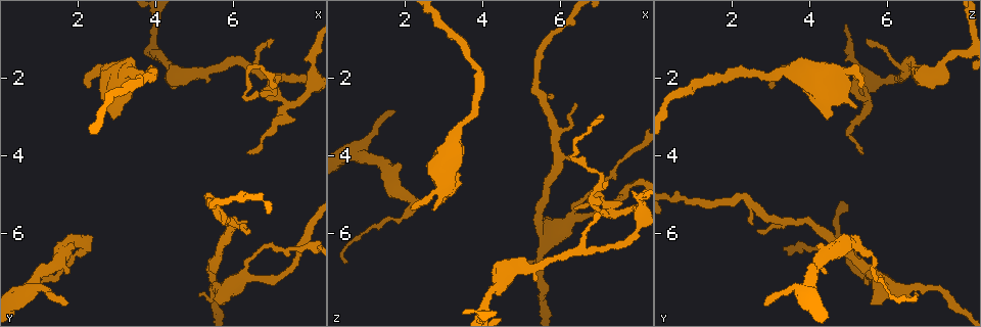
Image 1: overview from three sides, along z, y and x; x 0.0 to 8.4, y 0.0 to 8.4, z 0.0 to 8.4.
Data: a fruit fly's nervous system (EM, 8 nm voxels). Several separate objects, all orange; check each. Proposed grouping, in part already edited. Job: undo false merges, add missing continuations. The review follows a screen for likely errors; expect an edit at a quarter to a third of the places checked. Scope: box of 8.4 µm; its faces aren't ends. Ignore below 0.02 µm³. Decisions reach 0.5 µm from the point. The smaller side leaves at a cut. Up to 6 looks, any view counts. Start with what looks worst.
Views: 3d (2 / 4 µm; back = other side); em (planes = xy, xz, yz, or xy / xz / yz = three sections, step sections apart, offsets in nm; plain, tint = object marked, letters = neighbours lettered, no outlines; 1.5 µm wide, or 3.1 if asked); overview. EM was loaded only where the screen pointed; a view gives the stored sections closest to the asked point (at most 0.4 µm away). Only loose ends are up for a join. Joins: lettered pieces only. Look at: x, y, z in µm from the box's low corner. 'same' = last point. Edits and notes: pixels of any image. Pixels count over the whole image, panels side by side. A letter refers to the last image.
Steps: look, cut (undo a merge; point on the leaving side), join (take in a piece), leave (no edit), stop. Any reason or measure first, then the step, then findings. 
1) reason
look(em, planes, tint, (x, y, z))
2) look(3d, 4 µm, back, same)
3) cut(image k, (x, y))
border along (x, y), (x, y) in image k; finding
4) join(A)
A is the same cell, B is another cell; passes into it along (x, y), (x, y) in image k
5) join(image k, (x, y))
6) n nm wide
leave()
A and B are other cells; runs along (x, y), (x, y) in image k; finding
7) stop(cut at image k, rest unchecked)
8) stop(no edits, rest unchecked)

tapers out
look(em, planes, tint, (1.75, 7.75, 2.80))

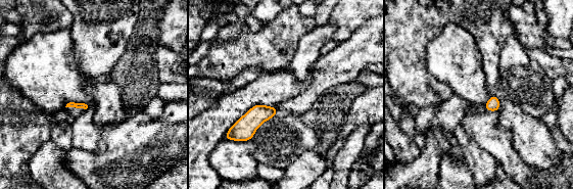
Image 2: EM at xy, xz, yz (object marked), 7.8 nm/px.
what lies round it
look(em, planes, letters, same)

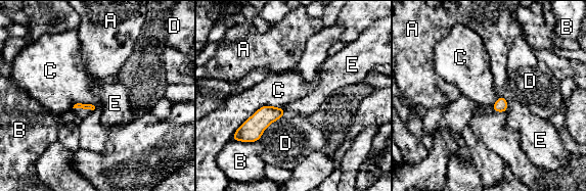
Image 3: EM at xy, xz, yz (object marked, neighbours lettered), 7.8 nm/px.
leave()
A, B, C, D and E are other cells; border along (282, 107), (262, 105), (233, 135) in image 3; none of them fits

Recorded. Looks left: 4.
free end
look(em, planes, letters, (2.20, 2.20, 5.35))

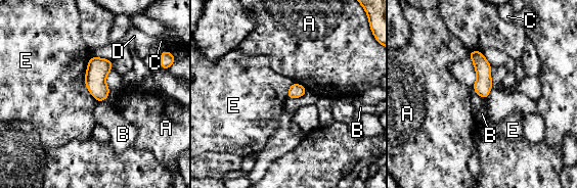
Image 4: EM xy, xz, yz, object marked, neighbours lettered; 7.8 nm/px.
leave()
A, B, C, D and E are other cells; border along (89, 57), (85, 87), (97, 101) in image 4; none of them fits

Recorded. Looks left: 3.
free end
look(3d, 4 µm, (6.40, 3.95, 5.35))

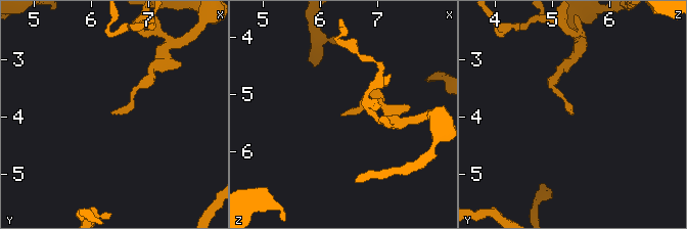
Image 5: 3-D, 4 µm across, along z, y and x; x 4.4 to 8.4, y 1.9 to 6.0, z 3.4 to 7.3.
need the tissue
look(em, planes, tint, (6.35, 3.90, 5.35))

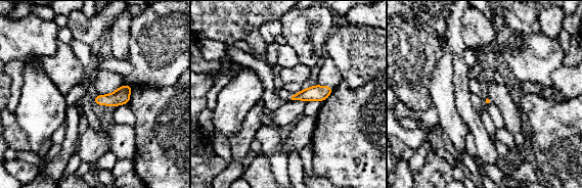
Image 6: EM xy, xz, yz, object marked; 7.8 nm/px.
what lies round it
look(em, planes, letters, same)

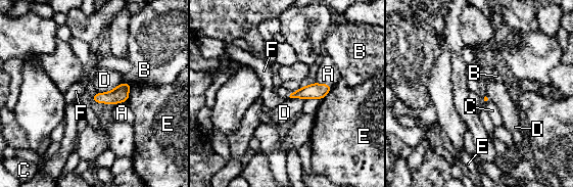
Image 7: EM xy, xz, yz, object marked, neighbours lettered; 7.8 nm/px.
leave()
A, B, C, D, E and F are other cells; none of them fits

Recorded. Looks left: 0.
stop(no edits, rest unchecked)

